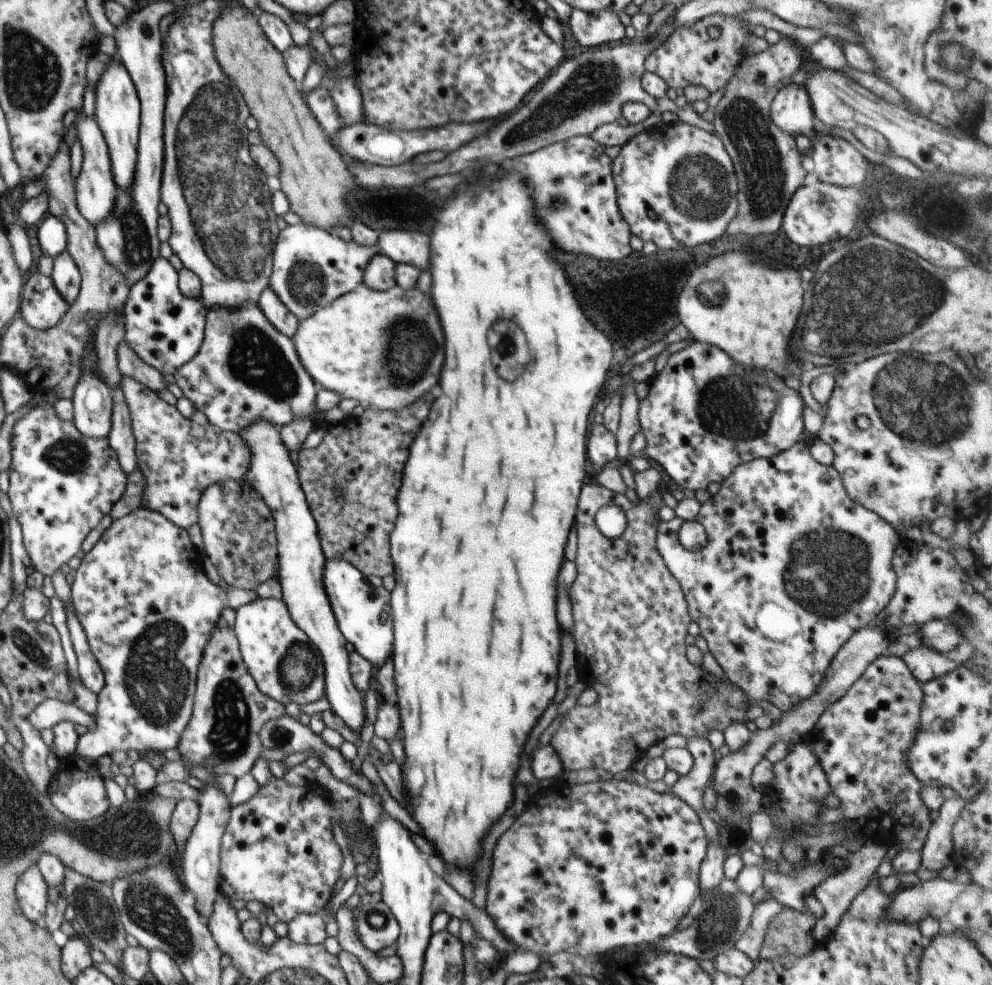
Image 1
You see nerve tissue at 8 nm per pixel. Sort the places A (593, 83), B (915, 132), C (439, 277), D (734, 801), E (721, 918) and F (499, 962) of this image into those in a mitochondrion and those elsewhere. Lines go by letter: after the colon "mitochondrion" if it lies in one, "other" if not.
A: mitochondrion
B: other
C: other
D: mitochondrion
E: mitochondrion
F: other

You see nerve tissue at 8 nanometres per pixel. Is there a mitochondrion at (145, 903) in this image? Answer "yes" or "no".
yes

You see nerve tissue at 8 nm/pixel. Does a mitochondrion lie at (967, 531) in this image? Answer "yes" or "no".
no

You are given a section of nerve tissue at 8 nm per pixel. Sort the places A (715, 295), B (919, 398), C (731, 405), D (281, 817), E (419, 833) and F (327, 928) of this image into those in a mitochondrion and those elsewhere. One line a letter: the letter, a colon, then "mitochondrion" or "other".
A: mitochondrion
B: mitochondrion
C: mitochondrion
D: other
E: other
F: other

